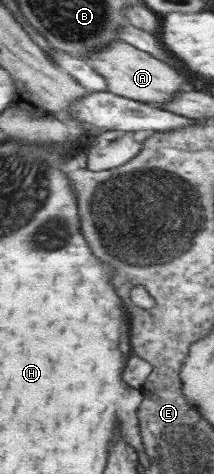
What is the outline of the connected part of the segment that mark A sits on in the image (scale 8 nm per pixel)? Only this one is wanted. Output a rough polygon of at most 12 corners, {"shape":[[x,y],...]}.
{"shape":[[122,41],[85,60],[110,92],[172,102],[190,84],[152,54]]}

